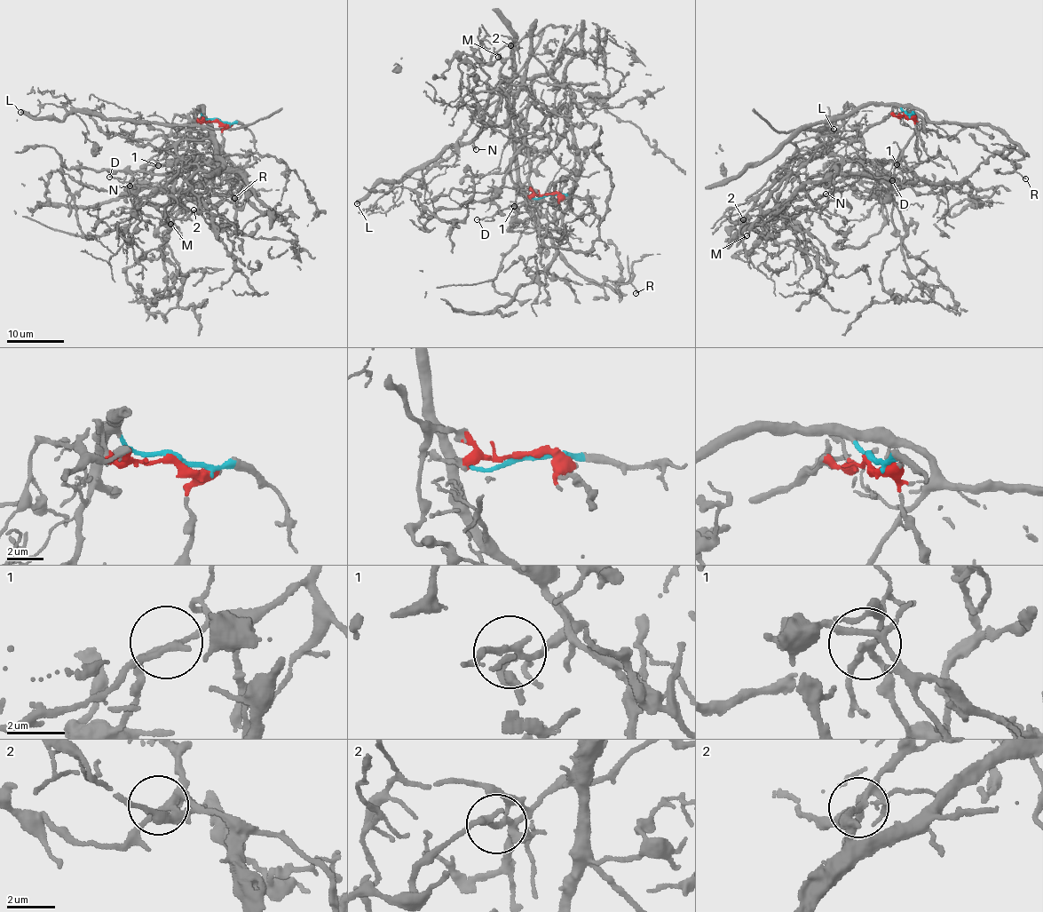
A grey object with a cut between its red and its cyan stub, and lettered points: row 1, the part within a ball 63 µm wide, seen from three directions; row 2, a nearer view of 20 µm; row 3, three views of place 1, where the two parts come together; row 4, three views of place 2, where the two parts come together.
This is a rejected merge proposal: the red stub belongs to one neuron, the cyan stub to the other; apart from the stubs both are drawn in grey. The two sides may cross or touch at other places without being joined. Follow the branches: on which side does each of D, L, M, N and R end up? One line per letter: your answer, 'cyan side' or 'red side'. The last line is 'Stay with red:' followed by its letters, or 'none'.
D: cyan side
L: cyan side
M: red side
N: red side
R: cyan side
Stay with red: M, N

